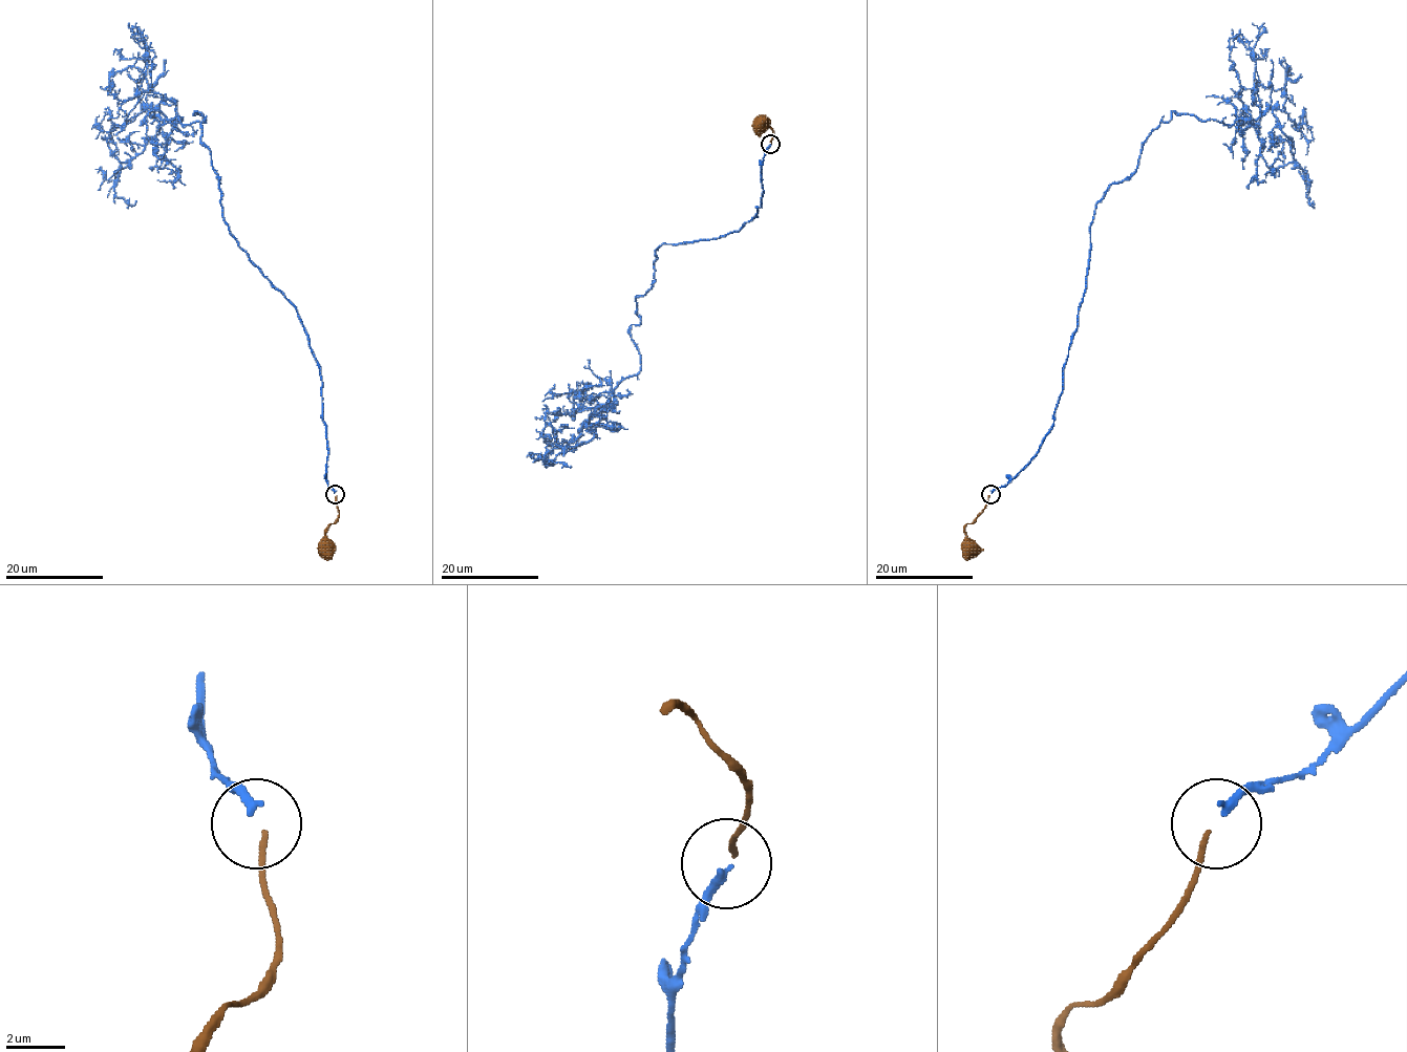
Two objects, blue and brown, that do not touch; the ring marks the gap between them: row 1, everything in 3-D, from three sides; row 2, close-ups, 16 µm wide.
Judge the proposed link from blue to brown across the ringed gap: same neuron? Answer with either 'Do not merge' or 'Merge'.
Do not merge

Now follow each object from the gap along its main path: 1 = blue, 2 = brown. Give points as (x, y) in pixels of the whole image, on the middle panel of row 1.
1: (769, 145), (755, 217), (656, 250), (630, 337), (641, 369), (583, 423), (594, 436), (550, 462), (572, 467)
2: (771, 143), (773, 131), (763, 119), (762, 121)

